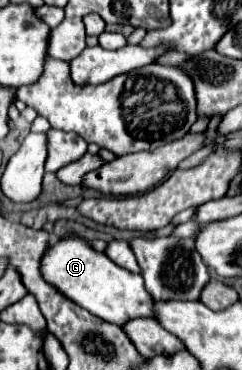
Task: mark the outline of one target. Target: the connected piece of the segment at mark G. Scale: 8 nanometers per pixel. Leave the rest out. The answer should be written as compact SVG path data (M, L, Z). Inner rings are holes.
M63 237L51 245L43 257L41 273L45 281L55 285L65 297L75 301L89 313L123 327L137 317L155 317L155 299L143 285L139 273L131 273L109 261L105 253L97 253L87 241L79 237Z

